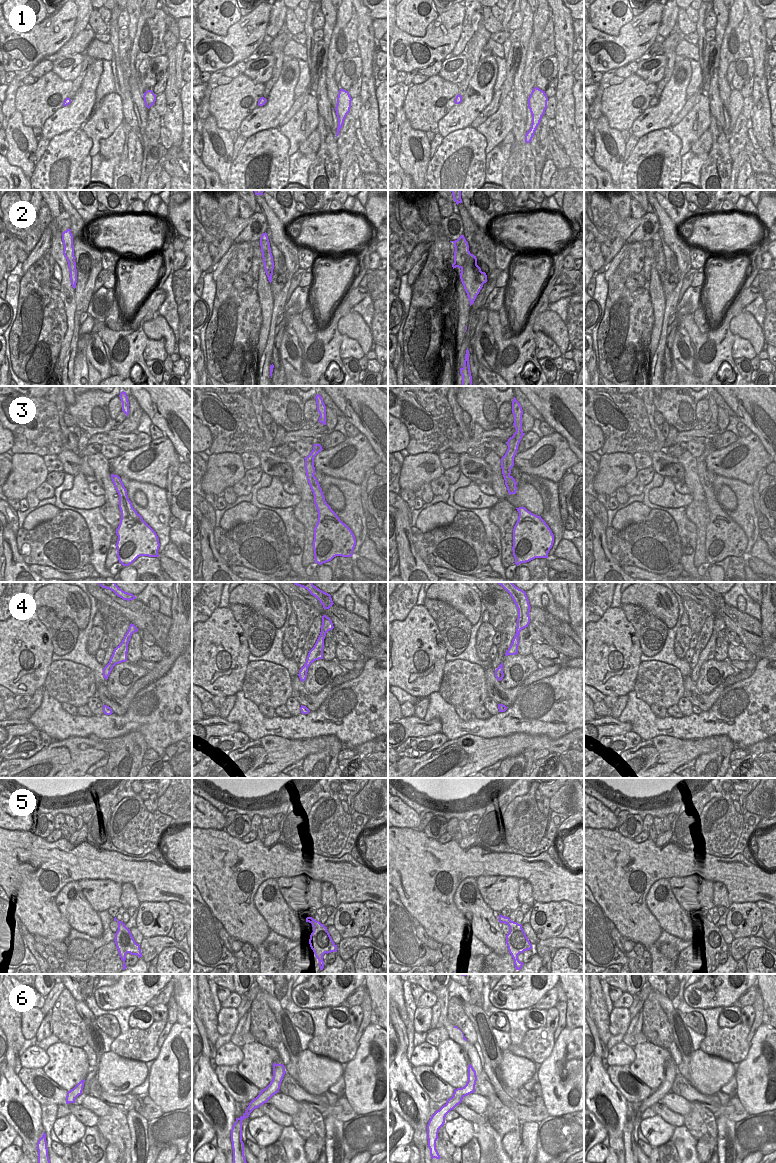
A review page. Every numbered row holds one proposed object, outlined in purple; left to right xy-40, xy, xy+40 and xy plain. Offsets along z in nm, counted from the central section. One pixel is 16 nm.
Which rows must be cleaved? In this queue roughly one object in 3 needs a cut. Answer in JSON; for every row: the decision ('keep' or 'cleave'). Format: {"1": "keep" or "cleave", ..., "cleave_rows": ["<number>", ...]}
{"1": "keep", "2": "cleave", "3": "keep", "4": "keep", "5": "keep", "6": "keep", "cleave_rows": ["2"]}

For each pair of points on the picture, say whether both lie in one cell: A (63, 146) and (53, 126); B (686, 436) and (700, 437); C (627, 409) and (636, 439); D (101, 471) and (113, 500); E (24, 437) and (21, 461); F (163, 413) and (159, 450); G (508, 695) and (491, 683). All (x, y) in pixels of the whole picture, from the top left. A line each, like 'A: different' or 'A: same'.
A: different
B: same
C: same
D: same
E: different
F: different
G: same

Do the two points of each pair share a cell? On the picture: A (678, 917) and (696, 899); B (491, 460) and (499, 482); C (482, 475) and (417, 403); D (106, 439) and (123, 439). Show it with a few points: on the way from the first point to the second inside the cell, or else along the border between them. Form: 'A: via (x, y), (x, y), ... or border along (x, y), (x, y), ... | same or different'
A: border along (672, 890), (677, 902), (687, 912) | different
B: via (495, 465), (497, 477) | same
C: border along (466, 452), (459, 454) | different
D: via (110, 439), (119, 439) | same

